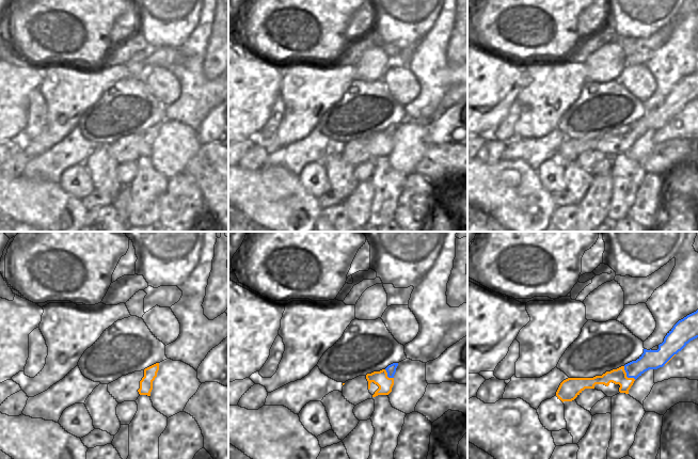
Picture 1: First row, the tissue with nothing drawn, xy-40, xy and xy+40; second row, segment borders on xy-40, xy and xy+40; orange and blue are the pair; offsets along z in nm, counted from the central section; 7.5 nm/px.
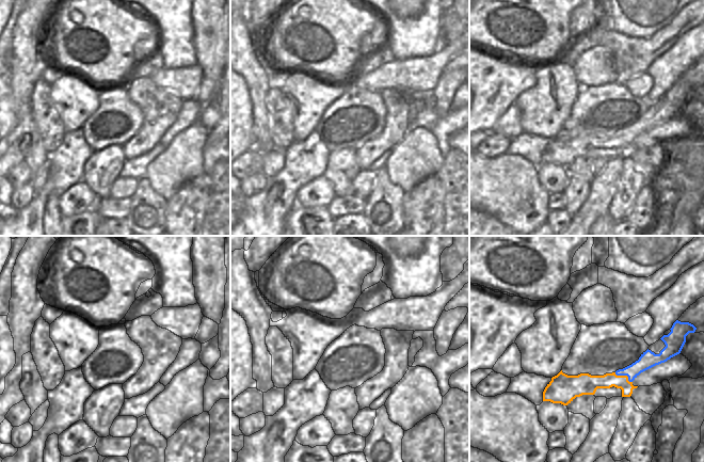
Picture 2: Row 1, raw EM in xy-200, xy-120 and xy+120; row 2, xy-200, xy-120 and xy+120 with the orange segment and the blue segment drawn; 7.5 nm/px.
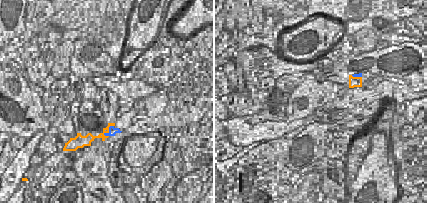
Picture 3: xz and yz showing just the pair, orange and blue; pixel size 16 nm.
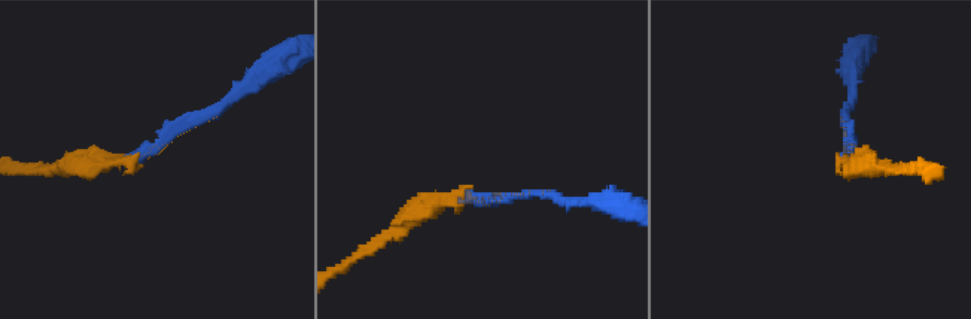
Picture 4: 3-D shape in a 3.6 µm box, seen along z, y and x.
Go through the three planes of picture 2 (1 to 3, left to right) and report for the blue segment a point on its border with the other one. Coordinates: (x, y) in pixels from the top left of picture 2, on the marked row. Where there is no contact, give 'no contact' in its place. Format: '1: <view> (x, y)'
1: no contact
2: no contact
3: xy+120 (624, 376)

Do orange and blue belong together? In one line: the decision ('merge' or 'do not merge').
merge

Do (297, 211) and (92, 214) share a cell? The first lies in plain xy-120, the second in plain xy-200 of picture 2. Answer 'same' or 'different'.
same

